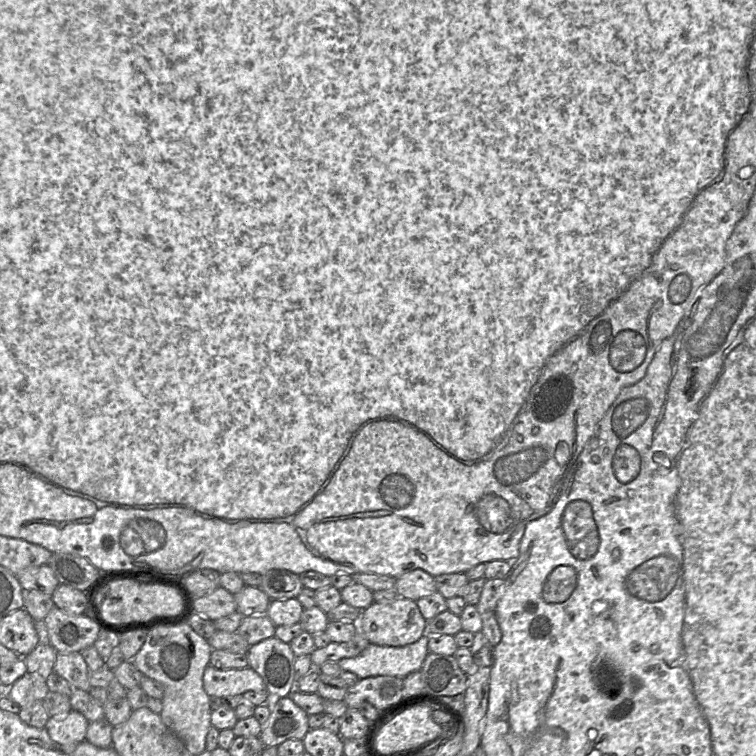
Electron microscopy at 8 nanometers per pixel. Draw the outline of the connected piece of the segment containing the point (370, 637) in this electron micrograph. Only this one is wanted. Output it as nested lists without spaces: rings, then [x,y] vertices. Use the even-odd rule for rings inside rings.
[[[398,597],[393,602],[374,602],[362,610],[358,630],[370,644],[402,647],[418,641],[427,632],[427,621],[422,616],[416,601]]]

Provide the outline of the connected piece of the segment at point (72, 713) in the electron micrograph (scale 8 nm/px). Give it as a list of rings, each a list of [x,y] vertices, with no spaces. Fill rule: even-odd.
[[[71,709],[65,716],[50,717],[45,729],[55,743],[75,747],[86,739],[89,723],[82,713]]]

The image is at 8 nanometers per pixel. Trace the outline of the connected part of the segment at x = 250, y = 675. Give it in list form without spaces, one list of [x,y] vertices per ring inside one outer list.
[[[208,665],[204,670],[203,687],[210,697],[242,696],[247,691],[263,691],[266,685],[251,667],[218,669]]]

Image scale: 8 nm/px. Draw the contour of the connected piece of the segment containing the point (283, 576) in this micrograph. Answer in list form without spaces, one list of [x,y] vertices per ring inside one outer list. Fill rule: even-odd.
[[[273,569],[262,575],[260,588],[271,600],[297,598],[304,587],[299,575],[287,570]]]

